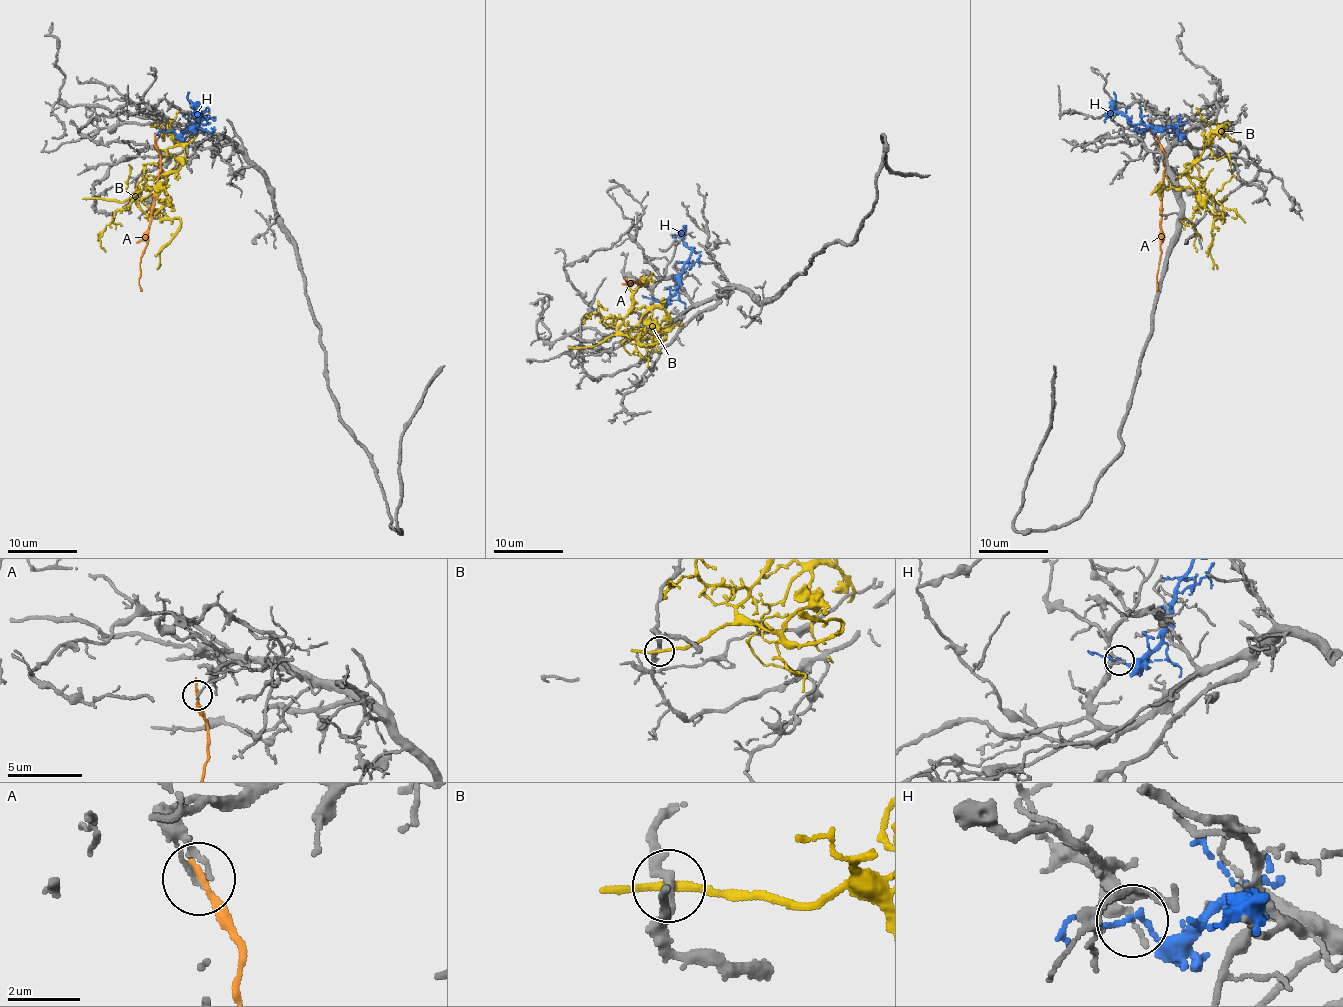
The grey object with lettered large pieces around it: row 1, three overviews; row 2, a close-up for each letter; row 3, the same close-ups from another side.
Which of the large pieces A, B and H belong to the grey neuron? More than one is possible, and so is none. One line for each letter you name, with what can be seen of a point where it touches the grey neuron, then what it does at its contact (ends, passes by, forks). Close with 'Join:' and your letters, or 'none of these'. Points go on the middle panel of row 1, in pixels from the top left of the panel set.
Join: none of these

